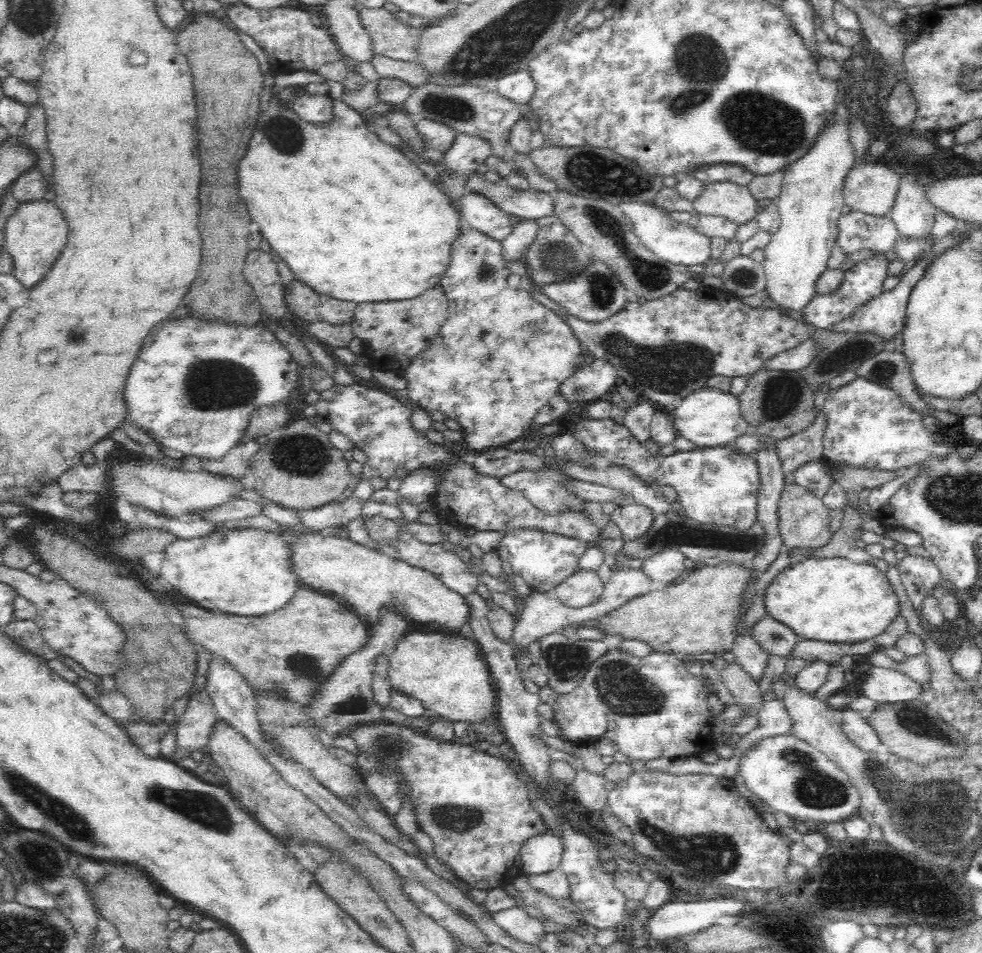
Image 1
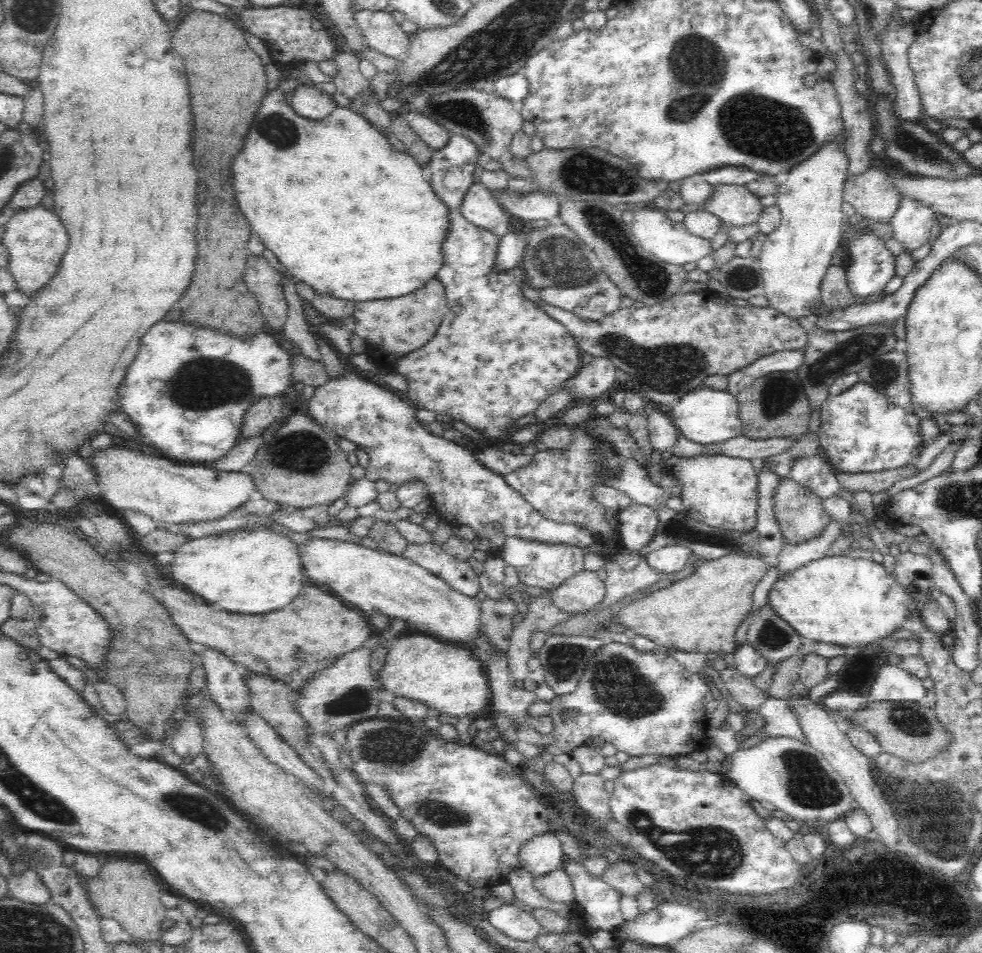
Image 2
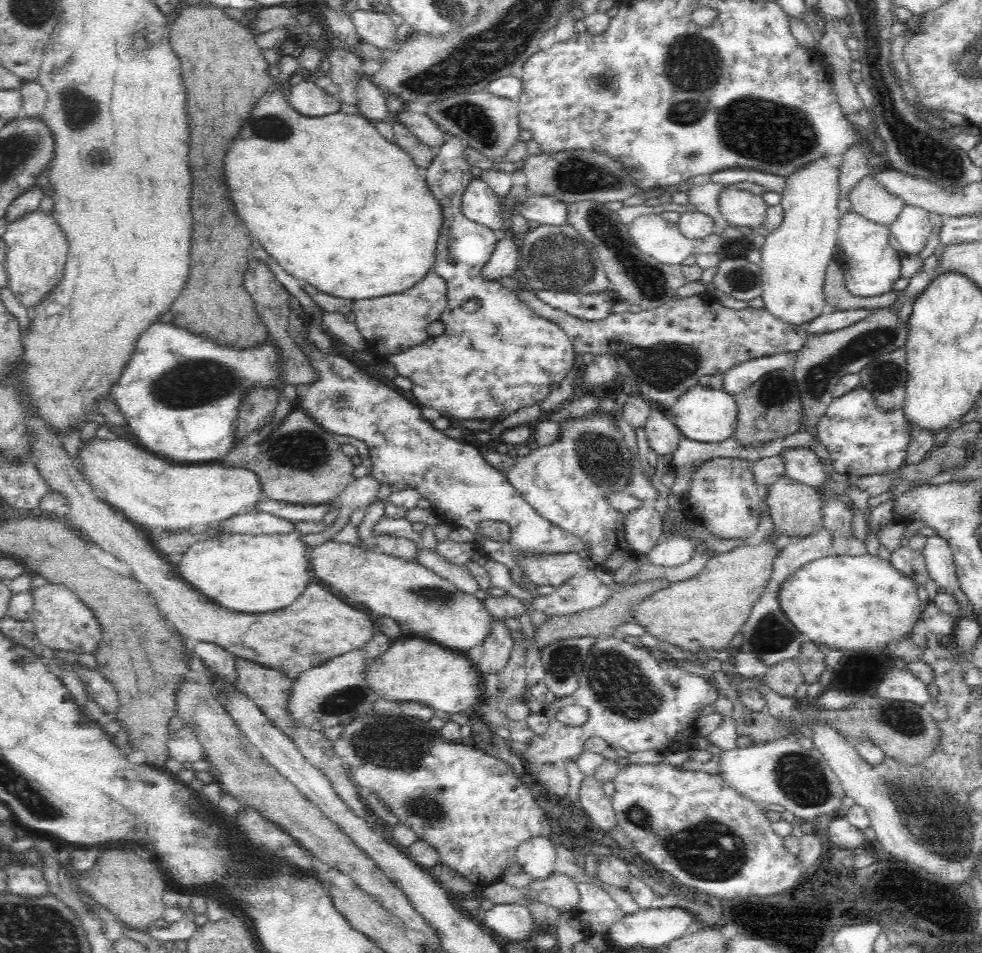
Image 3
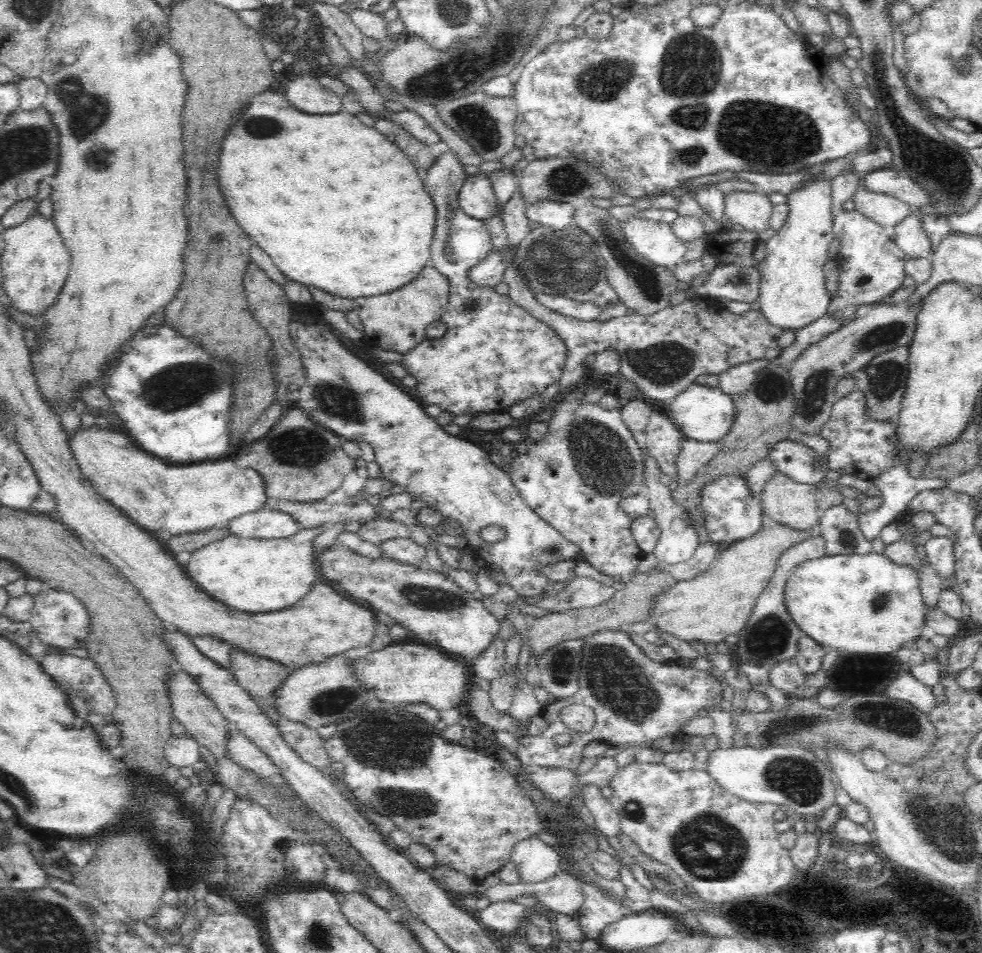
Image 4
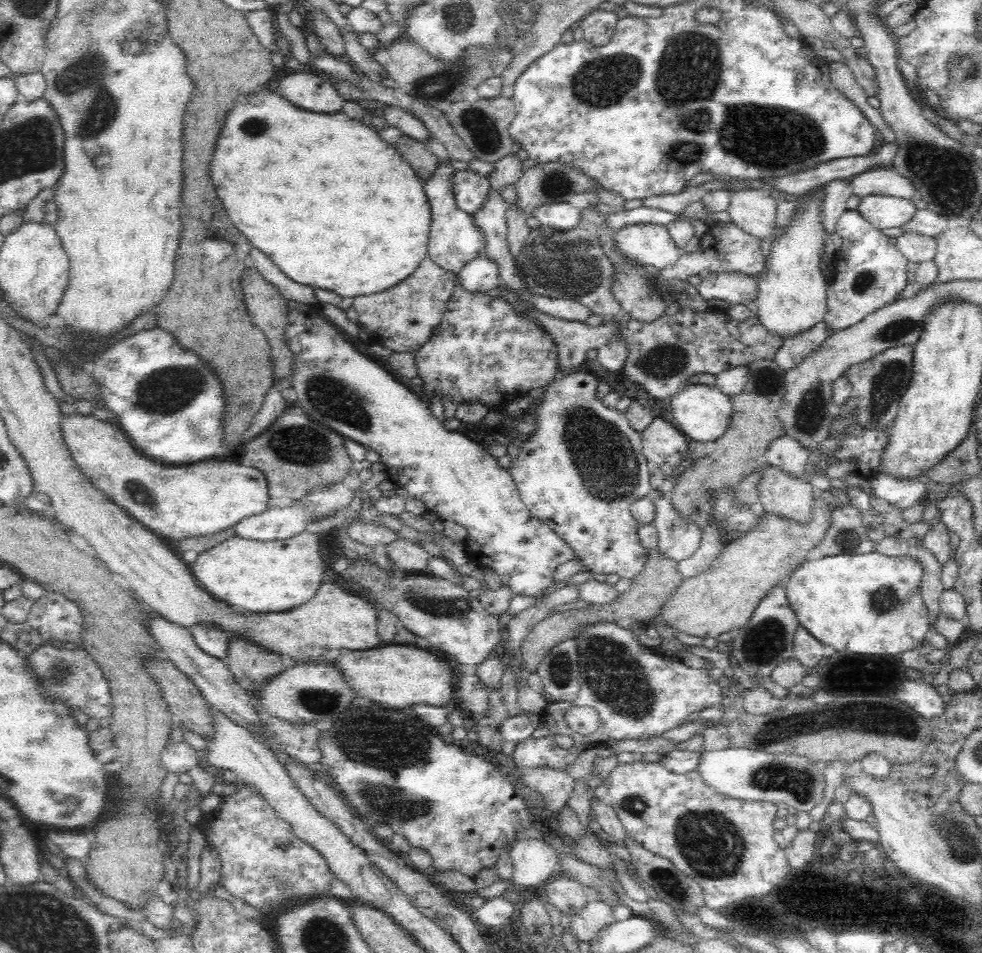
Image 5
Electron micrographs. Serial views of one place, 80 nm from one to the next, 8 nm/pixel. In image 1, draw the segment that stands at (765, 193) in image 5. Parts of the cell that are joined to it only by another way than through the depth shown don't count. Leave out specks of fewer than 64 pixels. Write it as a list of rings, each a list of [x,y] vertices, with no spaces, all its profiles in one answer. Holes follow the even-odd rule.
[[[717,182],[704,187],[693,207],[696,213],[719,216],[740,226],[757,218],[760,211],[757,201],[747,186]]]

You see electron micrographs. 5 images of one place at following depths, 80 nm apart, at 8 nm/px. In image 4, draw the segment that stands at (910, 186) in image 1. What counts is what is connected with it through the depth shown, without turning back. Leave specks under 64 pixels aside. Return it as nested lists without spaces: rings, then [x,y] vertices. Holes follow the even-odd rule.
[[[912,211],[895,226],[893,232],[896,234],[895,243],[906,260],[932,259],[934,246],[920,225],[920,211]]]

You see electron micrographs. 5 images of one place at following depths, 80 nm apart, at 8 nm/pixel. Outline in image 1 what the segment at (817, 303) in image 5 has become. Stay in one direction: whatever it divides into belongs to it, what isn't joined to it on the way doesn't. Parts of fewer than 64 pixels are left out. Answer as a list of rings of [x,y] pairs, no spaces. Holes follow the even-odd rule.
[[[840,104],[833,116],[833,121],[820,133],[818,142],[812,146],[801,159],[785,168],[780,194],[775,199],[781,218],[778,230],[770,235],[769,242],[762,248],[763,260],[761,265],[765,272],[764,295],[774,302],[775,308],[787,312],[803,312],[817,294],[817,282],[821,274],[828,268],[826,263],[830,258],[832,248],[837,246],[838,223],[842,216],[843,186],[845,178],[854,166],[854,151],[848,134],[846,109]]]

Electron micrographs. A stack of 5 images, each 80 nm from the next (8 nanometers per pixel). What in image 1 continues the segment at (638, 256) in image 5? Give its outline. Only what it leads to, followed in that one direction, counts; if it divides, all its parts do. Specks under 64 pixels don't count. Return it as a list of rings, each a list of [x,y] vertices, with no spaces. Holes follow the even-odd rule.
[[[623,202],[618,205],[627,216],[638,240],[660,260],[688,267],[694,266],[694,264],[702,265],[711,257],[711,238],[695,231],[689,223],[679,223],[670,217],[667,211],[655,207],[653,204]]]

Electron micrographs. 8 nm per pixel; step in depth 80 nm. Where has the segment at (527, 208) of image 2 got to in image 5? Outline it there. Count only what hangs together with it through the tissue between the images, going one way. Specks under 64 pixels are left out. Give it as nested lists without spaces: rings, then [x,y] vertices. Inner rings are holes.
[[[569,202],[539,206],[531,216],[538,218],[540,224],[556,230],[572,230],[580,226],[584,208],[572,206]]]

